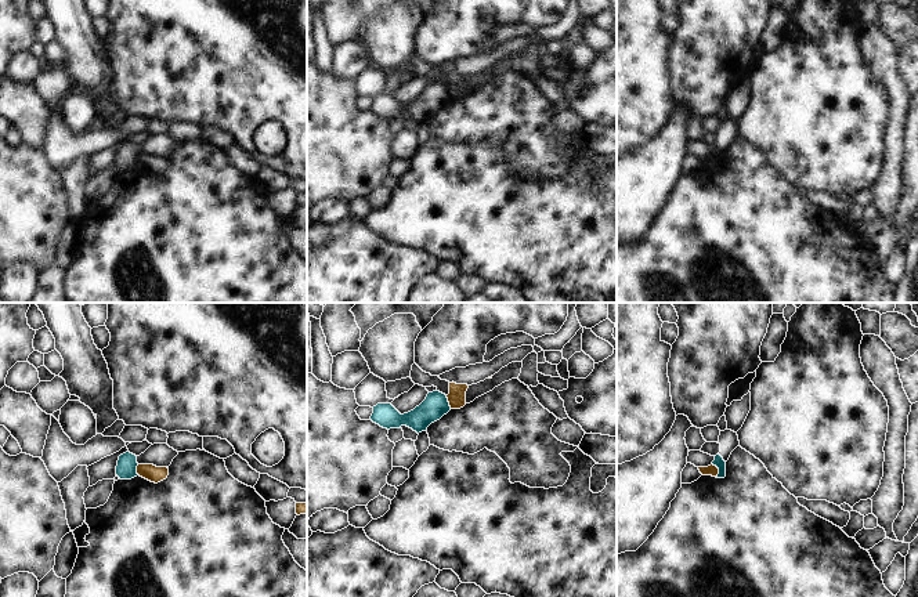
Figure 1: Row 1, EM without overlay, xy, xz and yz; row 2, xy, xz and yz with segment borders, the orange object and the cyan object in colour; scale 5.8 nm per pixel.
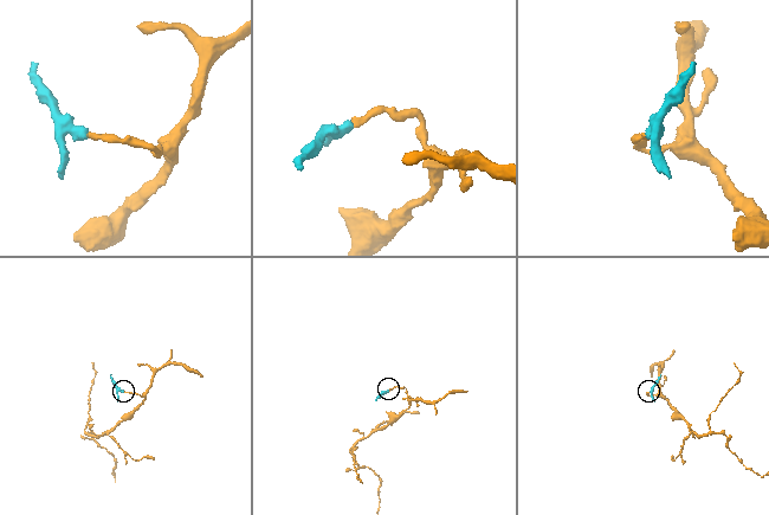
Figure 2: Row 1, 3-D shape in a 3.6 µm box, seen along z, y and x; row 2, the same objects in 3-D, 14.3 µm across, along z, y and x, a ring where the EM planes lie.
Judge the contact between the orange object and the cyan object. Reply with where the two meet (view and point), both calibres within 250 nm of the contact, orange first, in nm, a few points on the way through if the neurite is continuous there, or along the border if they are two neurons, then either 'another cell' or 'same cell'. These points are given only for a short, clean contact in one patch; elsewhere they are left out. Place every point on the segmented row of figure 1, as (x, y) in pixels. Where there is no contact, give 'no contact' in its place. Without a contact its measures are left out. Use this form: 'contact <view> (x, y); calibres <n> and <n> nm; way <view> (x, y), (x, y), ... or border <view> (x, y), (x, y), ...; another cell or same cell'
contact yz (718, 470); calibres 70 and 60 nm; border yz (712, 463), (718, 469), (716, 477); another cell

